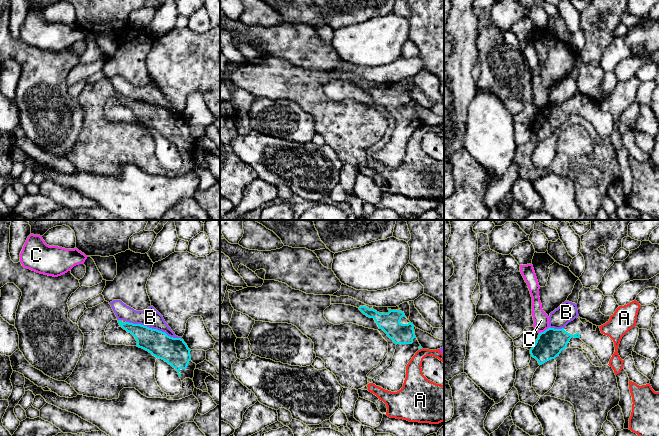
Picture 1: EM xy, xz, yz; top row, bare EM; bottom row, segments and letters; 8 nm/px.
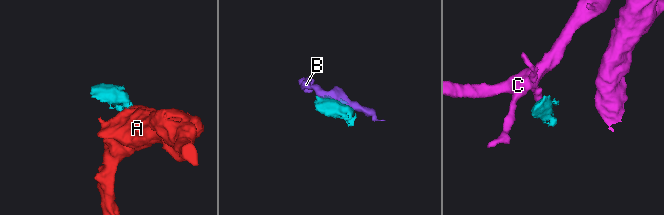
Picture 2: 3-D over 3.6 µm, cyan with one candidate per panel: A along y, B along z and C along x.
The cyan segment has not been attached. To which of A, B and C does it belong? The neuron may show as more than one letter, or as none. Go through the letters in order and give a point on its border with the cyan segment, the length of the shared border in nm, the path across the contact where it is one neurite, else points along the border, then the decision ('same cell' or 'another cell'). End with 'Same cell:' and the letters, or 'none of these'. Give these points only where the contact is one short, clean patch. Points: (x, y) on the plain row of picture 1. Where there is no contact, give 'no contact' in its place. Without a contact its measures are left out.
A: xz (420, 124) | 40 nm | another cell
B: xy (154, 105) | 480 nm | another cell
C: yz (545, 106) | 100 nm | along yz (549, 103), (539, 109) | another cell
Same cell: none of these

